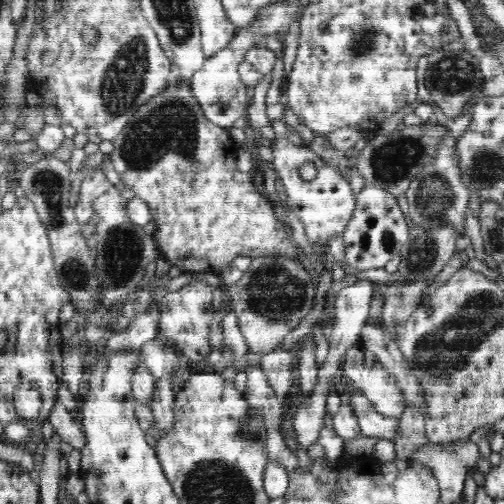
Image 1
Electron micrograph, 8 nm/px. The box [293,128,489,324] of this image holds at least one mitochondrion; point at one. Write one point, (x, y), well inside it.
(393, 162)

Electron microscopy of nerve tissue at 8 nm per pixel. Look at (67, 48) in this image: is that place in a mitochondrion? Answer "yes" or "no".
no

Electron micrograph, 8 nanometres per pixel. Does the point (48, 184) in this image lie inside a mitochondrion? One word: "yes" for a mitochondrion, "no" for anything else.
yes

